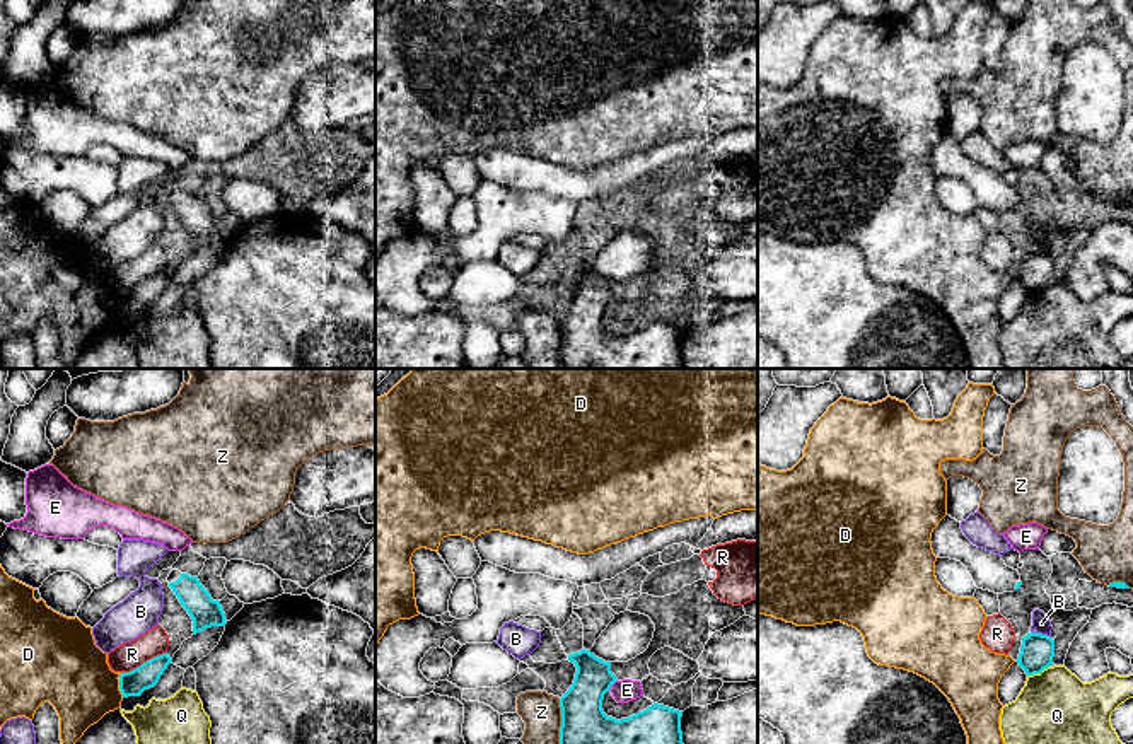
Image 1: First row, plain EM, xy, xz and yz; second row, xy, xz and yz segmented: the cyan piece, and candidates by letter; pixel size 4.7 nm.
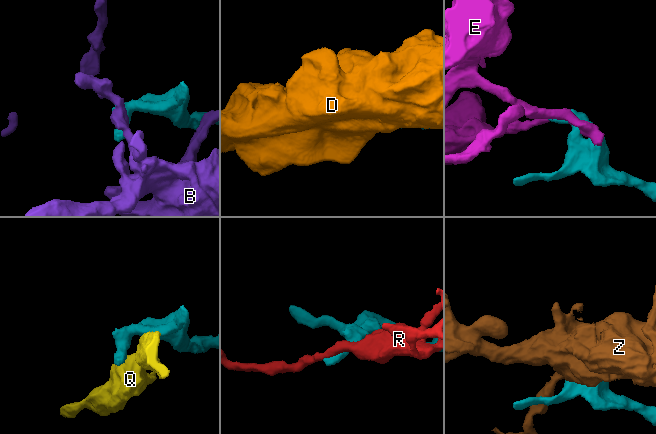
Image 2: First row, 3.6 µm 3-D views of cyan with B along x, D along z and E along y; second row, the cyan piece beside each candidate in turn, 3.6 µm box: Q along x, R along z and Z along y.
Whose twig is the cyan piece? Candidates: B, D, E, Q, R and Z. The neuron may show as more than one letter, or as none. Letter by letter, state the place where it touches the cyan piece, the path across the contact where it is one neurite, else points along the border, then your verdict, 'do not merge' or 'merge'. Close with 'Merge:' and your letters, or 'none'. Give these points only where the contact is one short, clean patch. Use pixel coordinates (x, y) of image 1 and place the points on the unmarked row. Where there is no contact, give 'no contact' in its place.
B: contact yz (1041, 253); do not merge
D: contact xy (120, 302); border xy (120, 290), (118, 302), (123, 314); do not merge
E: contact xz (613, 301); do not merge
Q: contact yz (1038, 290); border yz (1048, 284), (1028, 294); do not merge
R: contact xy (144, 280); border xy (166, 268), (123, 290); do not merge
Z: contact xz (562, 342); border xz (558, 316), (560, 367); do not merge
Merge: none

